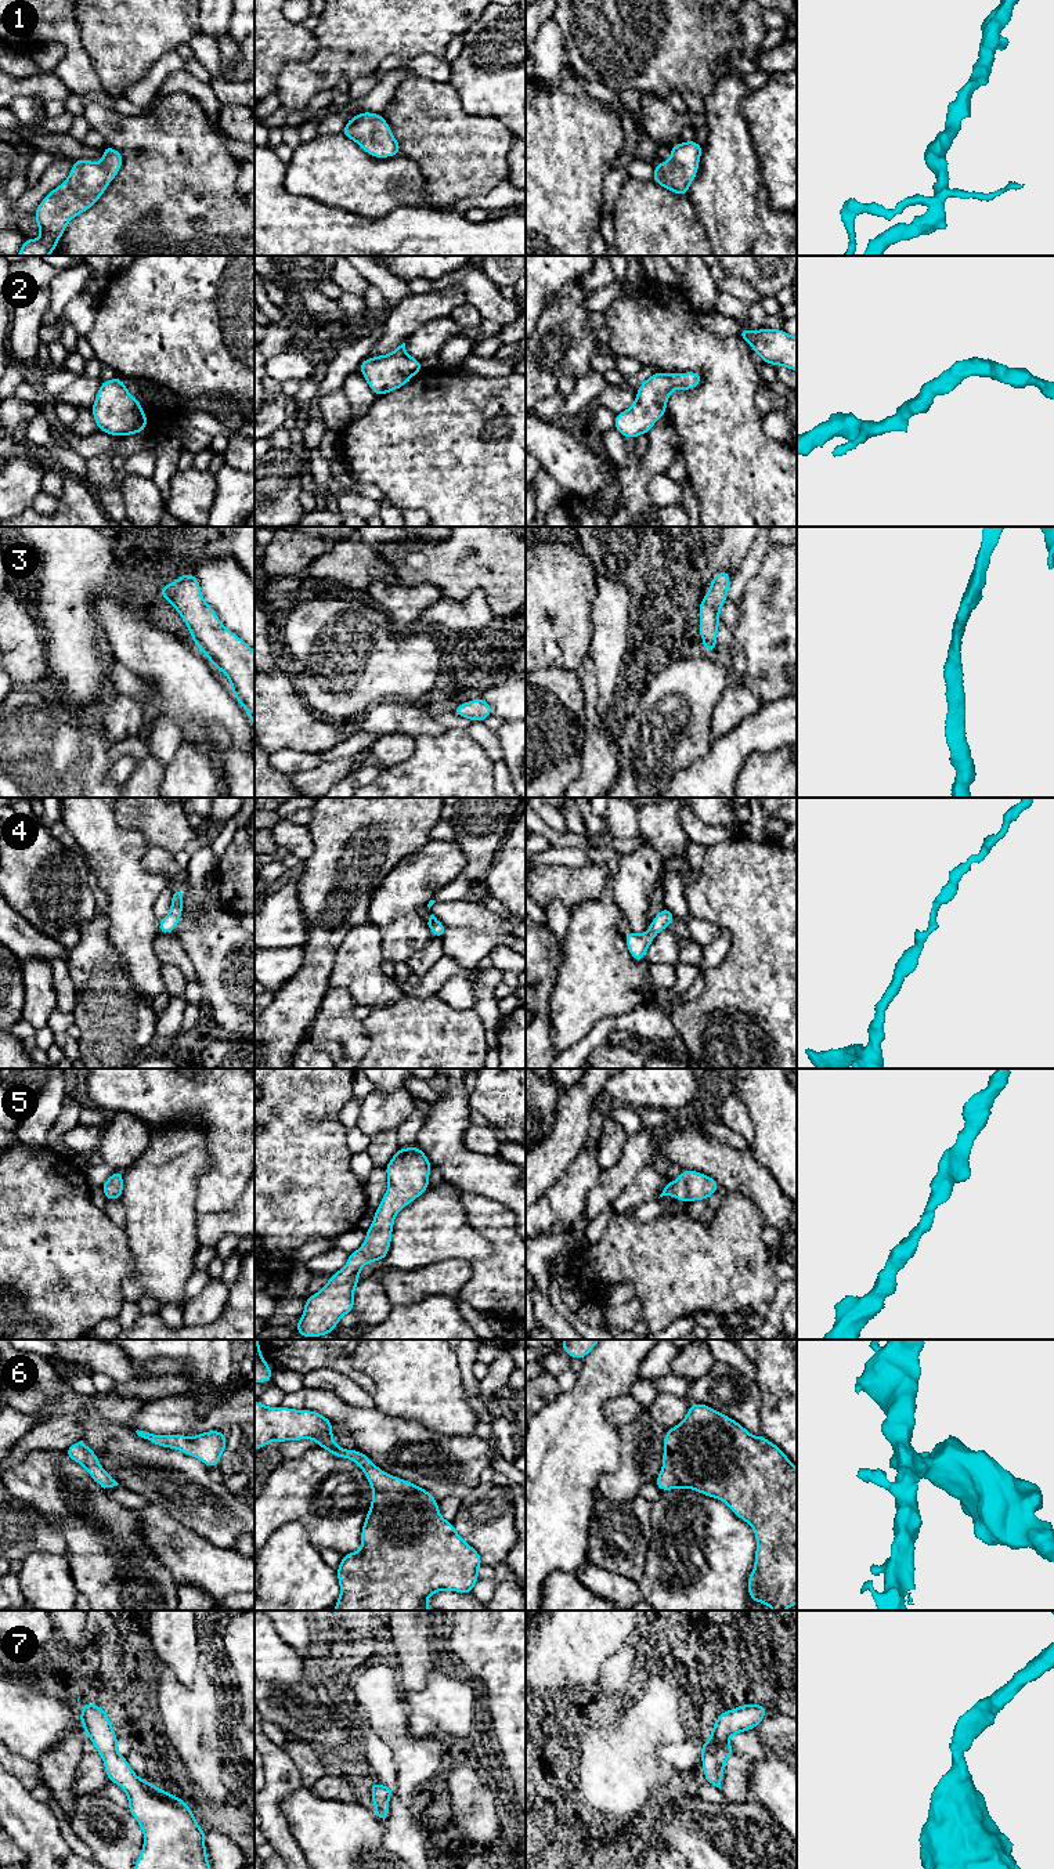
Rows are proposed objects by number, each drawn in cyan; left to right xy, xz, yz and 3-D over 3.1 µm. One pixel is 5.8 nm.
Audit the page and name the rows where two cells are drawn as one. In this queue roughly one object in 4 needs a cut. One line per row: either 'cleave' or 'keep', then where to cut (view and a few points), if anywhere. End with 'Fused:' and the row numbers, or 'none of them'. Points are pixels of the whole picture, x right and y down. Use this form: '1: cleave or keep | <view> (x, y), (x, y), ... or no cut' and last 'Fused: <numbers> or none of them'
1: keep | no cut
2: keep | no cut
3: keep | no cut
4: keep | no cut
5: keep | no cut
6: keep | no cut
7: keep | no cut
Fused: none of them

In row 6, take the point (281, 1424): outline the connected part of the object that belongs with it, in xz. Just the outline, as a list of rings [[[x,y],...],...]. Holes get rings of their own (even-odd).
[[[257,1400],[255,1402],[255,1450],[274,1440],[302,1439],[314,1439],[320,1447],[331,1454],[353,1460],[364,1471],[372,1487],[372,1503],[361,1530],[361,1550],[344,1554],[336,1569],[340,1597],[333,1606],[335,1610],[433,1610],[426,1605],[426,1601],[437,1591],[472,1594],[473,1586],[480,1580],[477,1569],[483,1565],[481,1557],[456,1533],[452,1522],[440,1515],[438,1501],[427,1490],[382,1471],[360,1450],[349,1450],[336,1445],[332,1421],[322,1414],[284,1406],[268,1407]]]

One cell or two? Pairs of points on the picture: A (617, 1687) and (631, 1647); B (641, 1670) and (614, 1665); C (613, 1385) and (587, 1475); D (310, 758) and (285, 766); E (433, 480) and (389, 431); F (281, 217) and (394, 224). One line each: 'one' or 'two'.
A: one
B: two
C: one
D: one
E: one
F: one

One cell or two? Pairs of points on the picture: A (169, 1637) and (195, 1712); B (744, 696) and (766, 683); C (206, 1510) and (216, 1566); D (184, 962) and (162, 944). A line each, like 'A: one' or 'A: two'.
A: two
B: two
C: two
D: one

